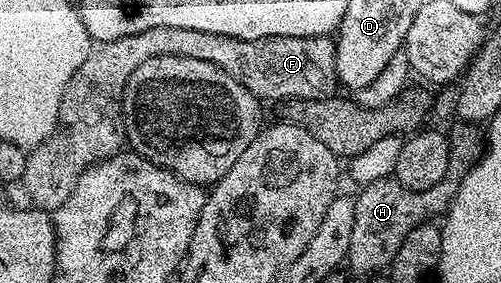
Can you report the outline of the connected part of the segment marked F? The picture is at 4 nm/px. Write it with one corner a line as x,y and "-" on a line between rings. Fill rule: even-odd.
151,28
142,34
132,34
126,38
118,38
93,47
92,53
74,70
74,78
66,86
60,103
60,122
52,137
28,152
26,174
22,181
24,192
35,207
45,210
60,208
70,198
78,178
92,164
108,160
118,155
125,147
124,130
124,91
126,82
142,62
155,56
181,56
182,58
200,58
202,62
210,62
226,74
230,74
250,94
261,102
274,100
281,102
288,99
330,99
337,95
334,83
336,70
335,59
324,60
325,41
320,38
303,36
271,36
257,40
238,40
222,34
206,34
200,30
178,30
177,28

